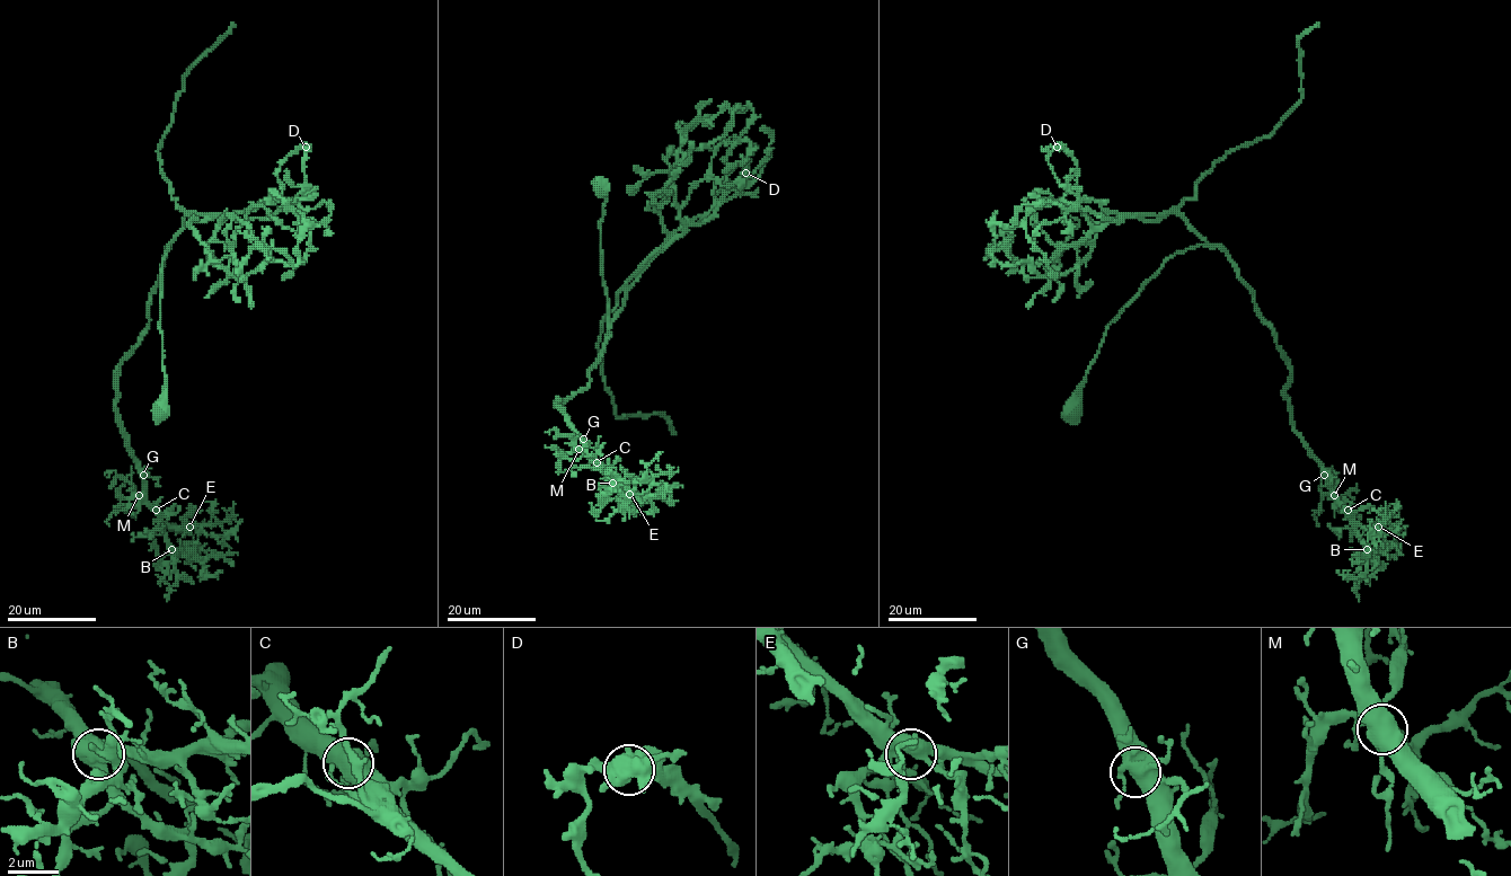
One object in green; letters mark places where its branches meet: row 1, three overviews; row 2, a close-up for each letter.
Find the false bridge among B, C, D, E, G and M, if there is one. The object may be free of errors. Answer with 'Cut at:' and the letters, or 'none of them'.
Cut at: D

